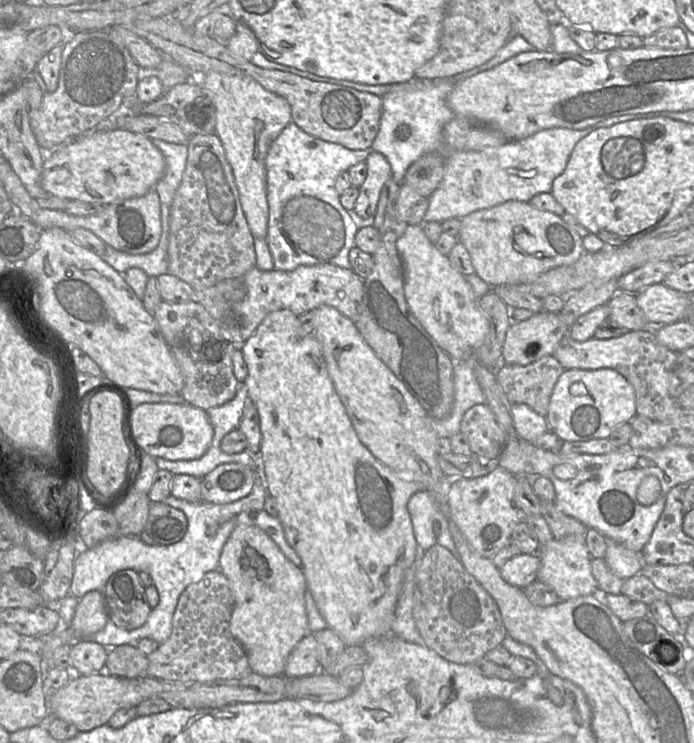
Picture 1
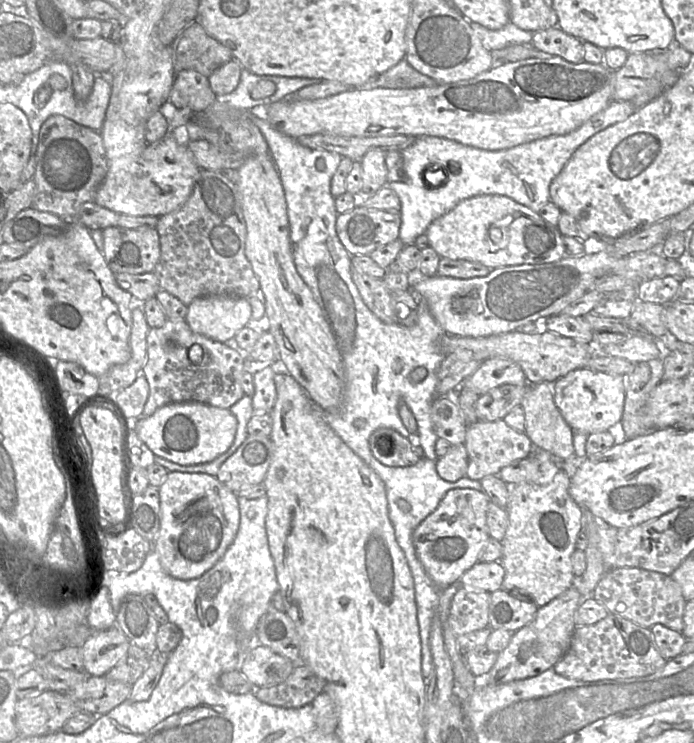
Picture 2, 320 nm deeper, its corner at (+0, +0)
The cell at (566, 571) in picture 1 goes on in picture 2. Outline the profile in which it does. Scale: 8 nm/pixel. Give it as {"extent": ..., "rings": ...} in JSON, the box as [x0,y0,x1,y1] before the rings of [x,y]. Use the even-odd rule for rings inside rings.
{"extent":[499,470,582,607],"rings":[[[563,470],[558,471],[546,485],[527,482],[506,484],[509,488],[506,506],[509,524],[500,541],[502,557],[499,561],[505,569],[501,589],[520,600],[542,607],[575,584],[577,578],[573,573],[571,555],[576,550],[576,538],[581,530],[582,508],[569,495],[570,478]]]}

